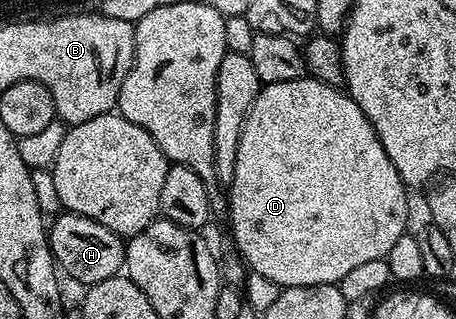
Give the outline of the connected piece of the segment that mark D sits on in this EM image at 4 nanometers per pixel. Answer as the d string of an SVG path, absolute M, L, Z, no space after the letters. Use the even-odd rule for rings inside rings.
M309 77L268 83L259 90L256 101L242 126L240 149L236 149L236 169L232 181L228 184L230 231L234 234L234 243L238 246L239 253L242 254L241 262L249 270L251 267L256 274L263 275L270 283L279 283L277 286L282 289L325 283L337 285L349 271L356 269L359 265L385 259L388 249L392 249L394 242L407 234L406 194L408 194L408 188L402 182L400 173L396 173L396 165L392 165L388 153L384 153L384 145L380 145L380 137L376 137L376 129L372 129L360 105L356 105L356 101L350 98L345 90L330 87L327 83L321 83L319 79Z

